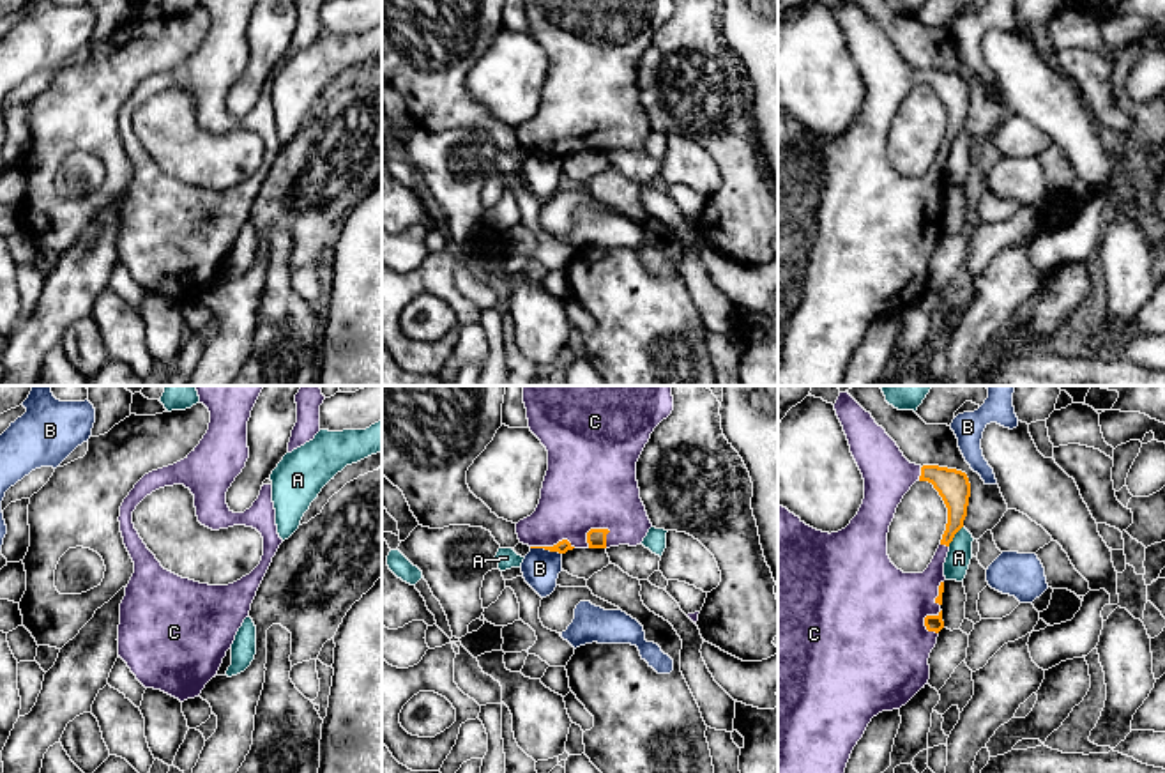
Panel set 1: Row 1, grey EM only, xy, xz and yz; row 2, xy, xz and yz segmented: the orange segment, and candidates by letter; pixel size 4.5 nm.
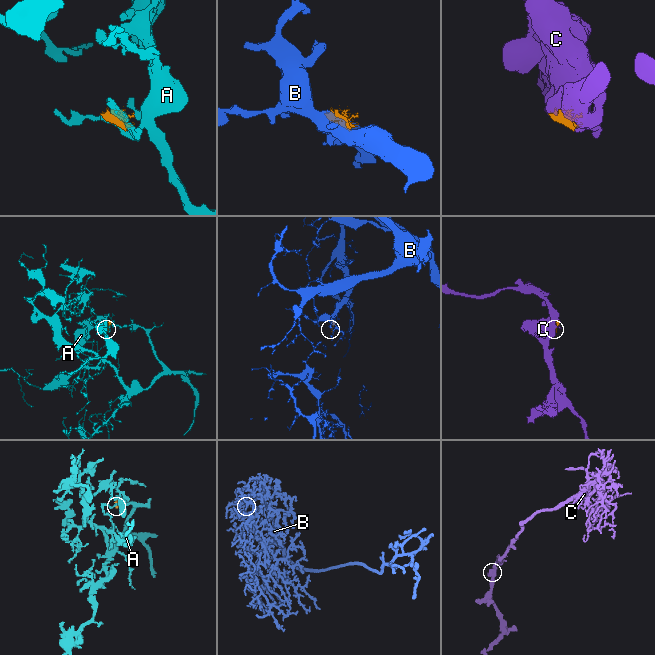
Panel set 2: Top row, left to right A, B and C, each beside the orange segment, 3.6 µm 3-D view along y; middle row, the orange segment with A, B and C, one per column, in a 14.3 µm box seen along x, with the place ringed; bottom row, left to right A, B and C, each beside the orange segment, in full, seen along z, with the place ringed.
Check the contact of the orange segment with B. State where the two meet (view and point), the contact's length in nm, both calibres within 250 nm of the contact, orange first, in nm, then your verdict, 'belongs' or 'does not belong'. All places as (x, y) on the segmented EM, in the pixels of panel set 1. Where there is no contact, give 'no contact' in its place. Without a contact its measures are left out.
contact xz (547, 549); length 150 nm; calibres 60 and 170 nm; does not belong

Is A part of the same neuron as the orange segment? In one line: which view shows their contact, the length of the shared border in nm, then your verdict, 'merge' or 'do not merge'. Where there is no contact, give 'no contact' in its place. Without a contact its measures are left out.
meets orange in yz; contact 120 nm long; do not merge

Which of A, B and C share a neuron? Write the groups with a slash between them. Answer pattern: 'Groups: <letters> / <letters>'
Groups: A / B / C

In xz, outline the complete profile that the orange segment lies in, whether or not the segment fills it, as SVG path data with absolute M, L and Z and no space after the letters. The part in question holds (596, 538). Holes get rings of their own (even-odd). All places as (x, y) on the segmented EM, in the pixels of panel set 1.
M523 386L523 403L530 432L548 451L548 471L536 511L516 524L520 543L559 554L642 545L652 524L640 499L636 462L654 428L674 410L672 386Z

